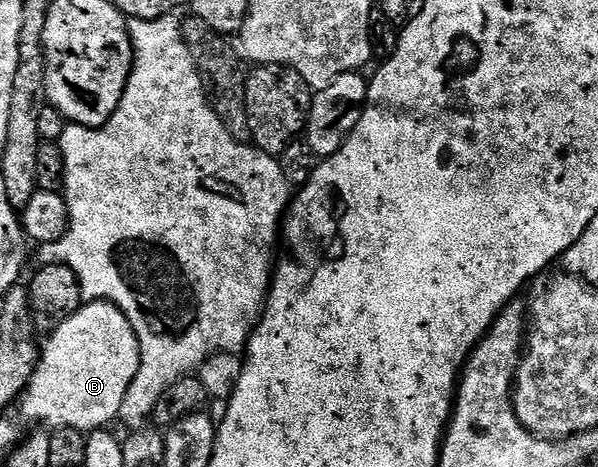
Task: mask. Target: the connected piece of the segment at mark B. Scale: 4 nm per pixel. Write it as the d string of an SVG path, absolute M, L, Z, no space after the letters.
M88 301L85 302L79 309L72 314L66 321L62 321L62 325L58 325L55 331L47 336L48 344L43 344L42 350L39 352L36 361L36 371L32 375L32 379L28 383L28 388L24 390L24 394L18 400L18 408L20 407L20 415L24 419L29 419L30 422L36 423L32 425L43 425L48 429L58 427L69 427L70 429L78 429L85 433L98 431L109 426L108 422L119 416L126 393L130 389L130 385L134 381L134 377L140 368L140 346L138 345L138 337L134 333L134 329L130 325L130 321L122 313L122 309L118 309L112 303L103 301Z

